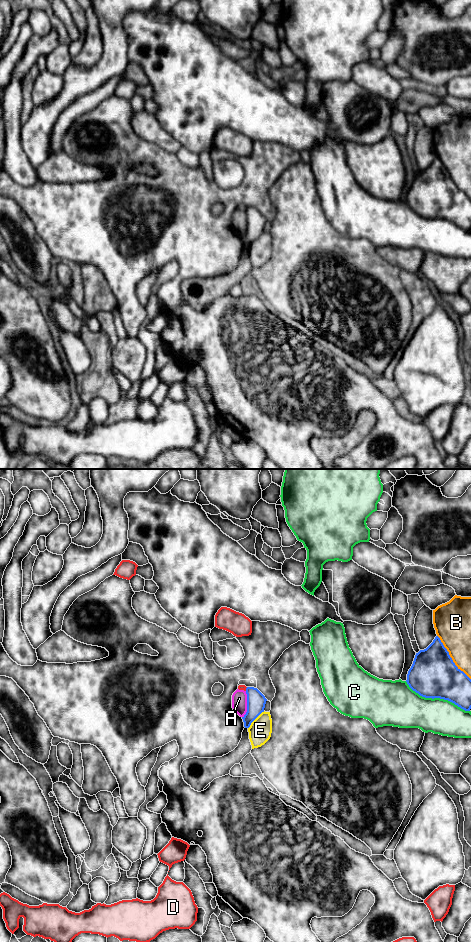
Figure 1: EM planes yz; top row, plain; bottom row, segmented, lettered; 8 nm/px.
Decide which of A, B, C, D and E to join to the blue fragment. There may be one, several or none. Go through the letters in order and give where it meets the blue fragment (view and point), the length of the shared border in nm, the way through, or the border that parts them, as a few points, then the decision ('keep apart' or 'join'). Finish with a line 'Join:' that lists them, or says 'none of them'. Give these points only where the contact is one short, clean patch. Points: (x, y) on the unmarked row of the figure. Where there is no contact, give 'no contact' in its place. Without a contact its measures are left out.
A: contact yz (247, 224); length 220 nm; border yz (246, 211), (246, 233), (242, 237); keep apart
B: contact yz (450, 177); length 440 nm; keep apart
C: contact yz (437, 217); length 550 nm; keep apart
D: contact yz (246, 209); length 40 nm; keep apart
E: contact yz (255, 238); length 190 nm; keep apart
Join: none of them

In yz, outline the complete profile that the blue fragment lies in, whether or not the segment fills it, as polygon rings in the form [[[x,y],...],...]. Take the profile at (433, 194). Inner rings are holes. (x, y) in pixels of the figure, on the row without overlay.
[[[438,156],[426,169],[416,173],[406,202],[422,217],[448,220],[465,231],[471,229],[471,199],[455,185]]]

